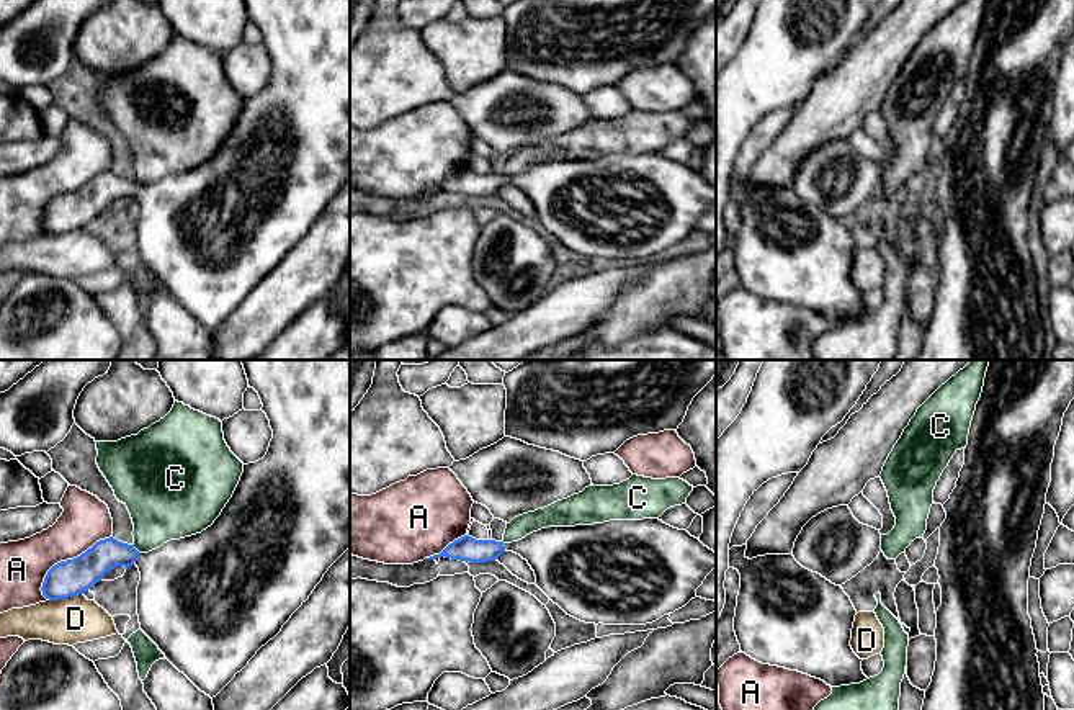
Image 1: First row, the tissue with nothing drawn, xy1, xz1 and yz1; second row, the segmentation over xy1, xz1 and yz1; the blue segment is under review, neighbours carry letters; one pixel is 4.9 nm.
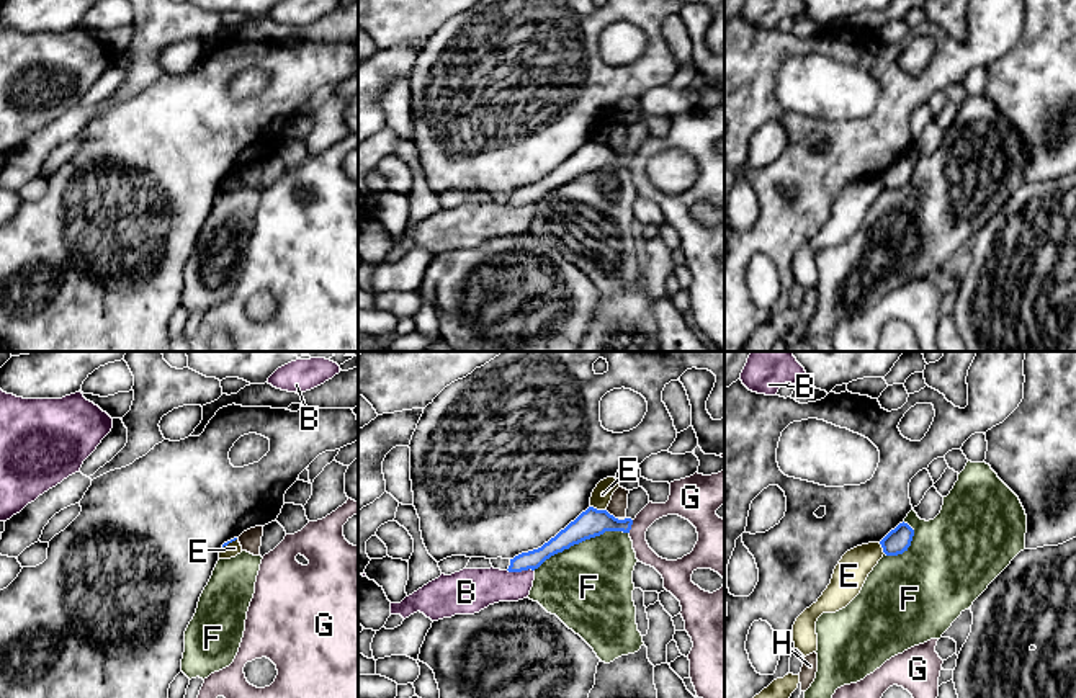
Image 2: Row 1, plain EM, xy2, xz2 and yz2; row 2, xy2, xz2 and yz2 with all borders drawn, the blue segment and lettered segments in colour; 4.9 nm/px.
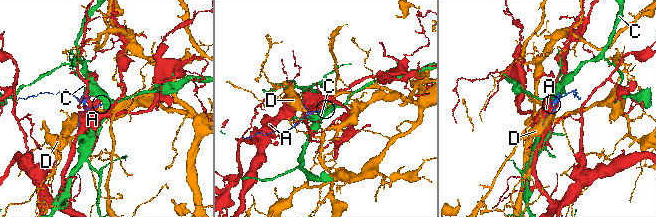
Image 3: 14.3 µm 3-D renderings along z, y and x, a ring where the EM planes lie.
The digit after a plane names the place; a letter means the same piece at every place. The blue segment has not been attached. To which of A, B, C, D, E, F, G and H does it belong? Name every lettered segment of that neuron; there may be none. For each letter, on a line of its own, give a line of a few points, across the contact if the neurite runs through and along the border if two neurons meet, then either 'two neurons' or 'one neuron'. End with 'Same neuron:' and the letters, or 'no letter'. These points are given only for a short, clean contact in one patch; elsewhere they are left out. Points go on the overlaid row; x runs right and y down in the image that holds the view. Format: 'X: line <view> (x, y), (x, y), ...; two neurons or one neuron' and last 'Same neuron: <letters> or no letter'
A: two neurons
B: two neurons
C: two neurons
D: two neurons
E: line xz2 (591, 505), (605, 510); two neurons
F: two neurons
G: two neurons
H: line xz2 (605, 510), (617, 519); two neurons
Same neuron: no letter

